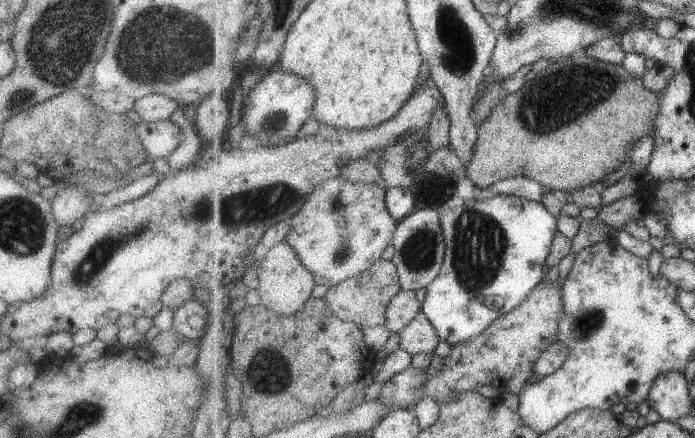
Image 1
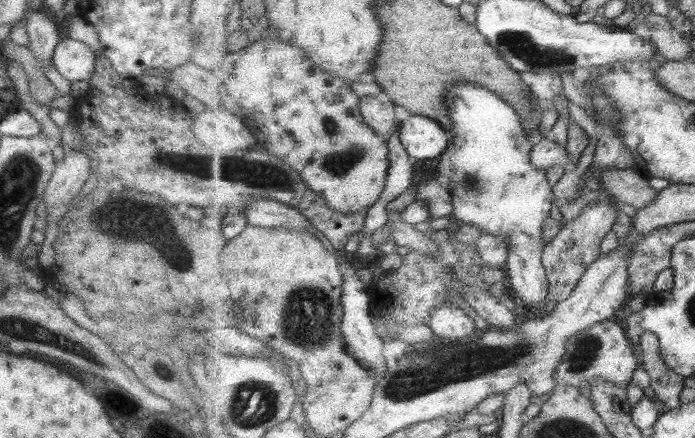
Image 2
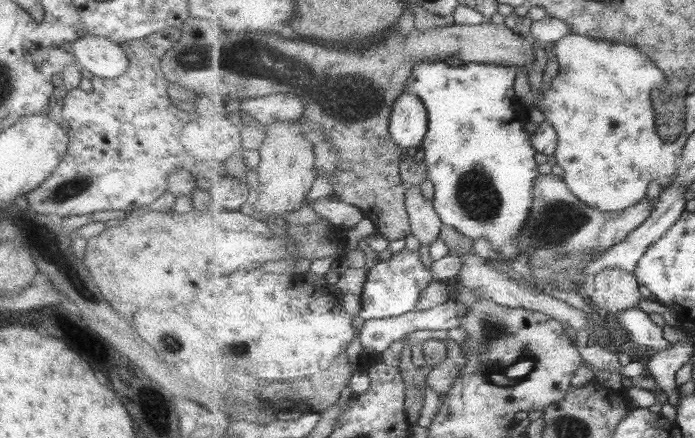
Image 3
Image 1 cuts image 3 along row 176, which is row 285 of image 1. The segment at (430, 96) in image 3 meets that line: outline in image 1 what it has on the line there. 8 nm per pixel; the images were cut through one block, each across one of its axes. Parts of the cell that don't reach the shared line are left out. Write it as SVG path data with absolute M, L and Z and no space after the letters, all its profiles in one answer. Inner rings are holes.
M456 195L447 200L443 205L441 212L441 224L444 228L444 237L446 240L446 255L444 256L444 263L439 271L439 276L431 282L428 286L428 293L426 299L422 302L422 311L431 319L431 322L438 330L439 336L442 340L447 340L451 343L451 346L455 346L460 342L465 342L475 338L478 334L481 334L491 322L496 318L502 317L503 314L513 310L516 306L519 306L527 297L530 296L531 291L544 279L547 257L549 256L554 236L558 231L558 216L553 216L547 206L541 201L530 201L523 197L515 195L495 195L485 200L478 201L475 198L472 199L460 199Z

